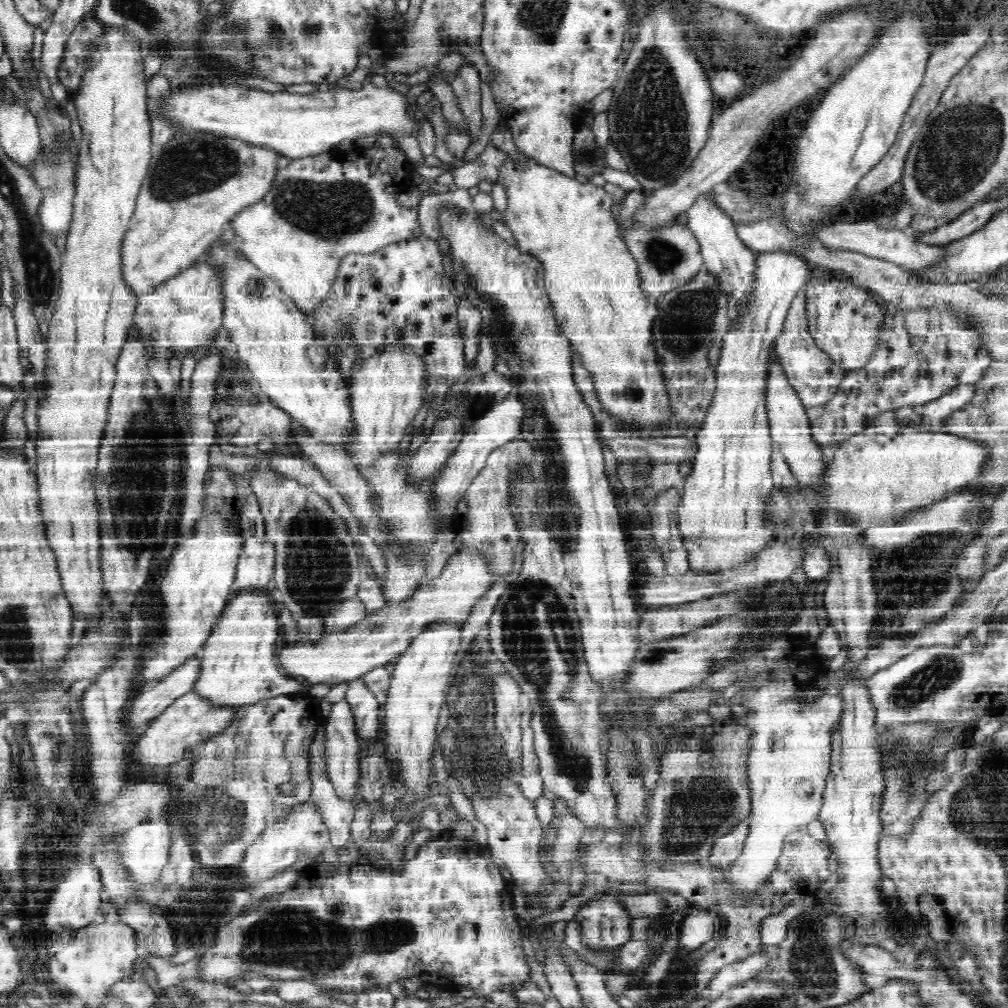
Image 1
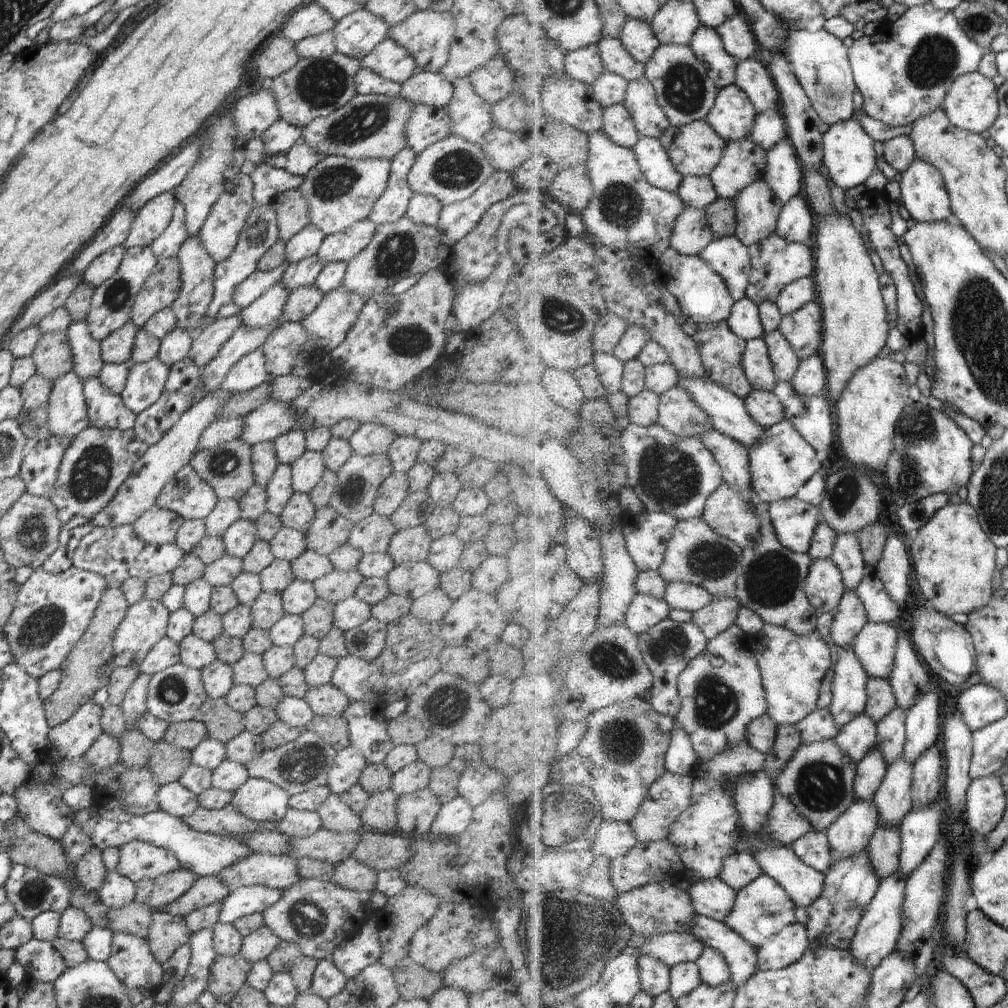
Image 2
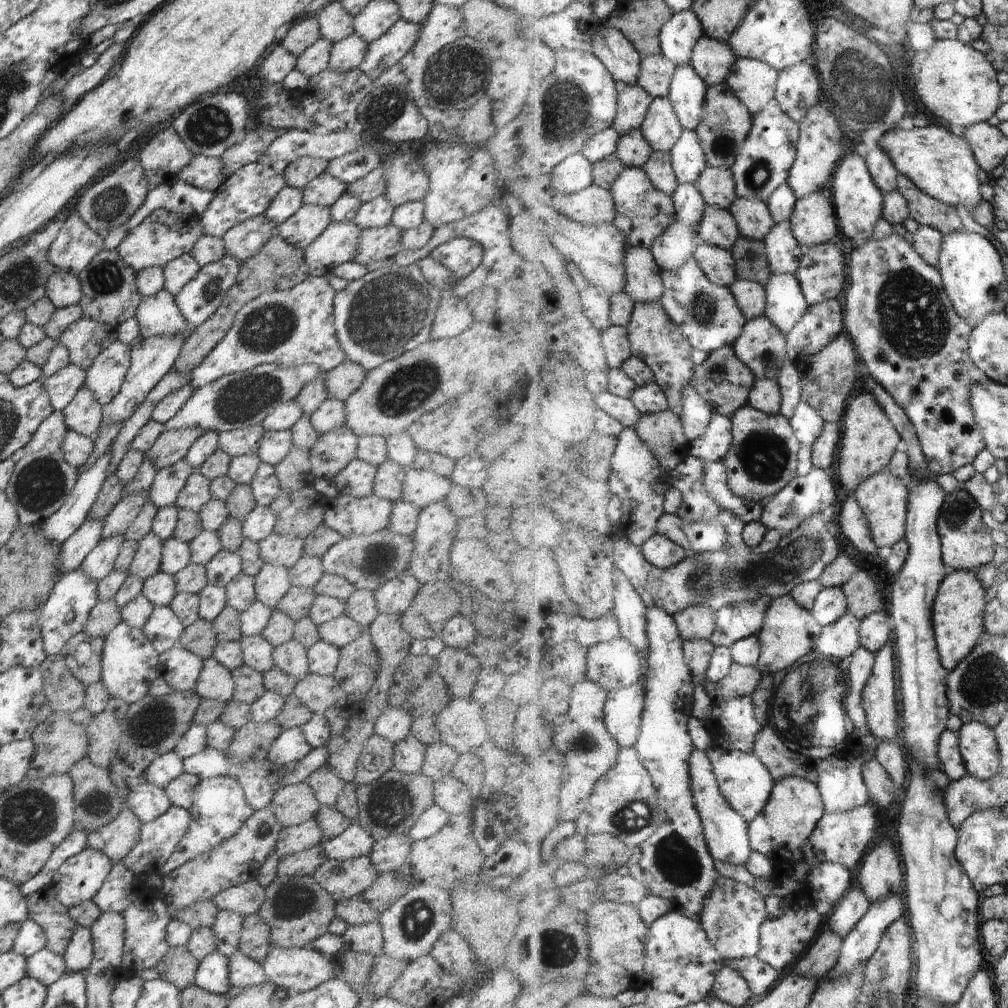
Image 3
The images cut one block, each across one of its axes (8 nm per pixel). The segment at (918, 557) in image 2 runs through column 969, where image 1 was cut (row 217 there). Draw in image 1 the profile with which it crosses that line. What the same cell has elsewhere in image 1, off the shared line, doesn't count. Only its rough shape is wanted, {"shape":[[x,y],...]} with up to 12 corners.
{"shape":[[503,155],[515,247],[621,432],[676,407],[602,186]]}

